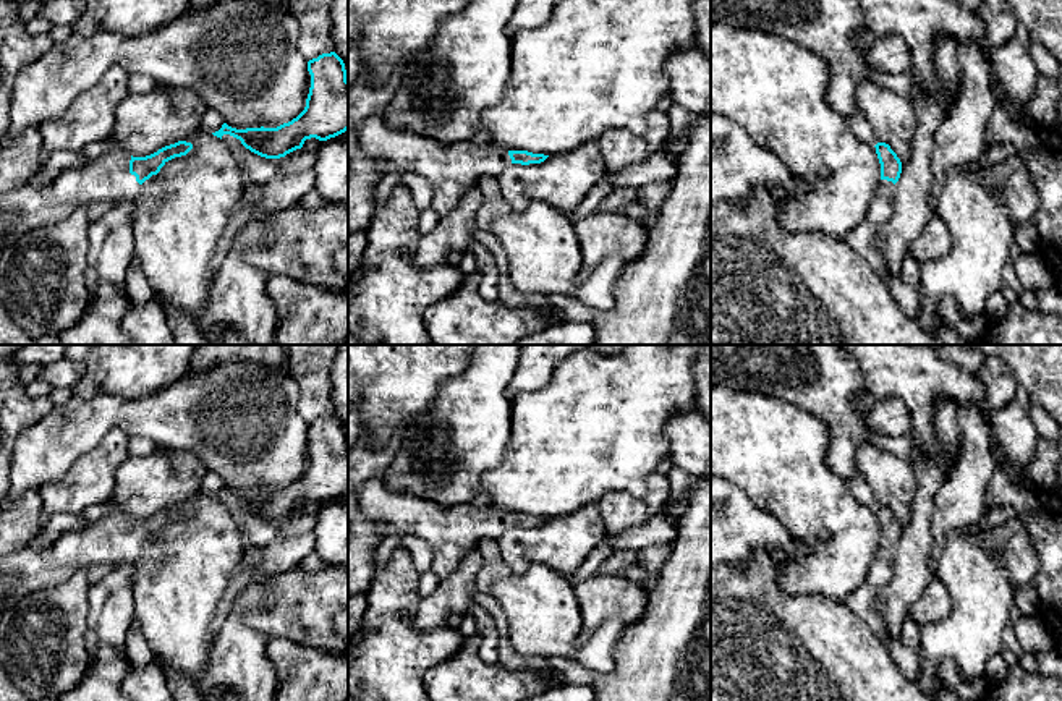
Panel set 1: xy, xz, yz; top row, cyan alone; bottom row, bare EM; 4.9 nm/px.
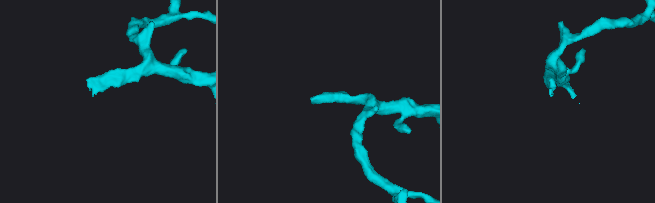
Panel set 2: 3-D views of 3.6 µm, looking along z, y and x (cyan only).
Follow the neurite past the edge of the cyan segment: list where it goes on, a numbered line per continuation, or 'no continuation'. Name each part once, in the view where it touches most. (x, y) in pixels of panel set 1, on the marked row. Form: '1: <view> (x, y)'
1: xy (96, 185)

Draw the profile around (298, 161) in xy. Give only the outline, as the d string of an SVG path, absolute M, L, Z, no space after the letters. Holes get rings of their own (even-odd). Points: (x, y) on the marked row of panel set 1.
M301 147L283 157L282 172L298 173L298 172L311 170L316 160L317 160L316 152L308 152Z

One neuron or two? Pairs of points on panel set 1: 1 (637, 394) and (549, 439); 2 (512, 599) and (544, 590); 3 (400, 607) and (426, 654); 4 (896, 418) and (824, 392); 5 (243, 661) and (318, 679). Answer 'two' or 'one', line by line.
1: one
2: one
3: one
4: two
5: two

